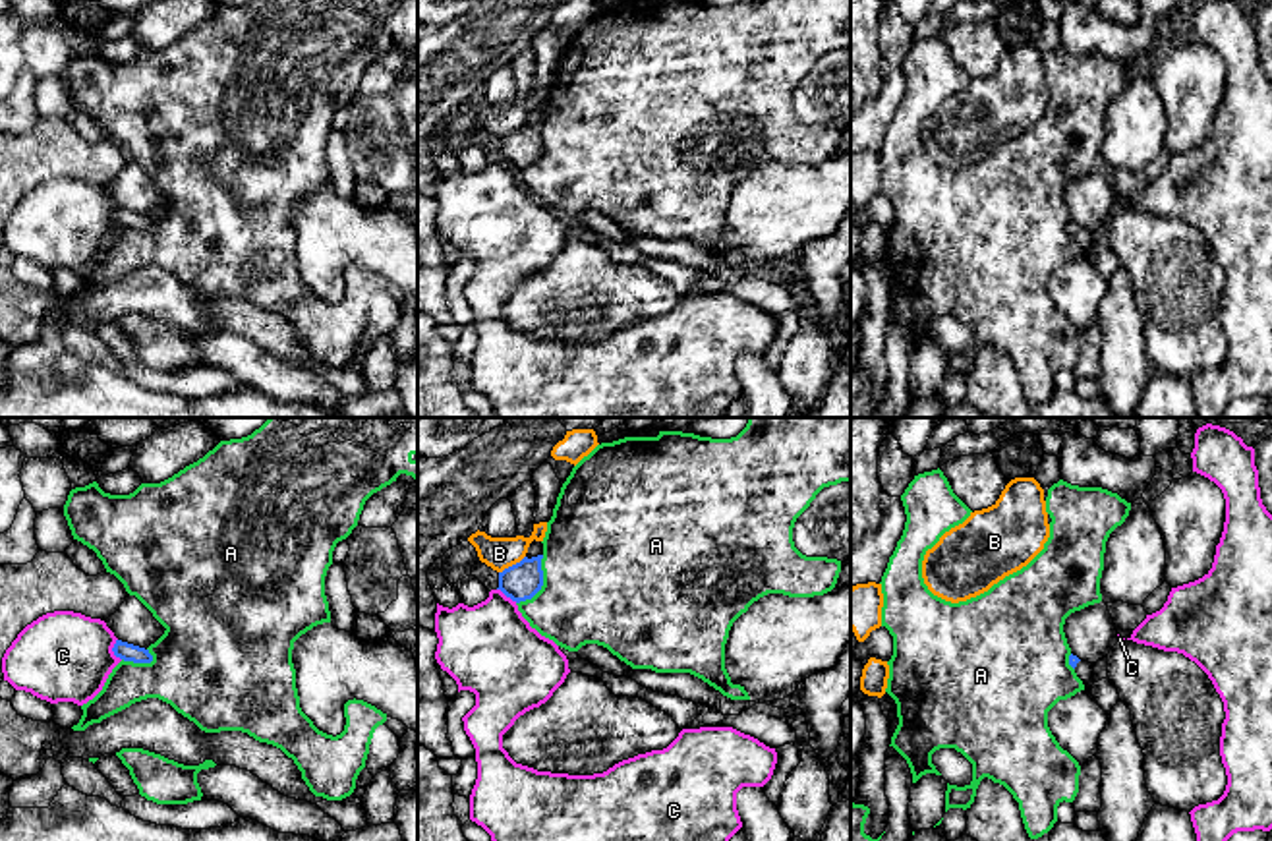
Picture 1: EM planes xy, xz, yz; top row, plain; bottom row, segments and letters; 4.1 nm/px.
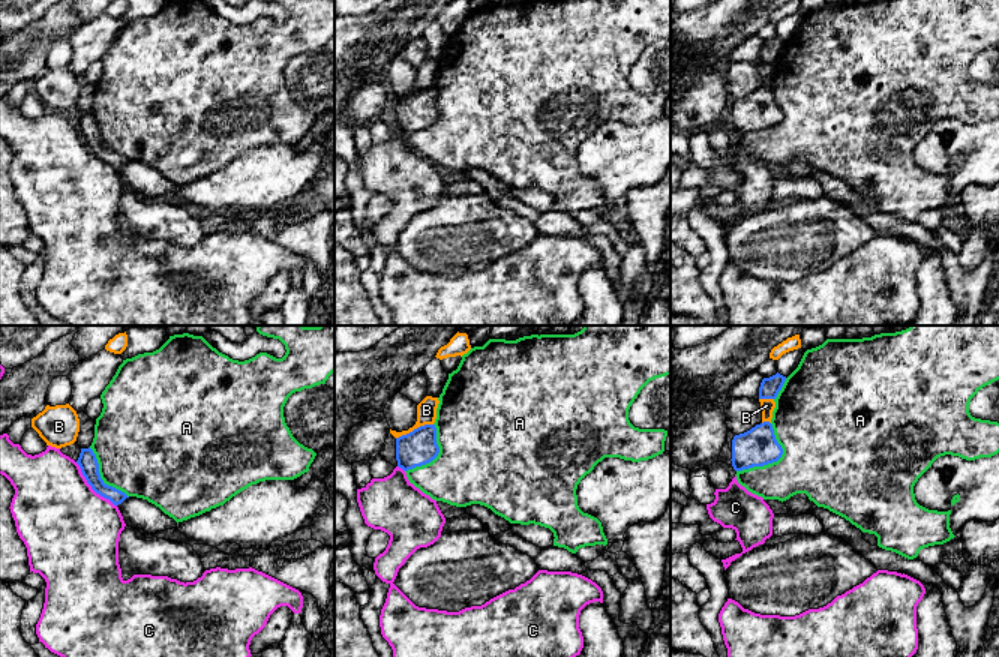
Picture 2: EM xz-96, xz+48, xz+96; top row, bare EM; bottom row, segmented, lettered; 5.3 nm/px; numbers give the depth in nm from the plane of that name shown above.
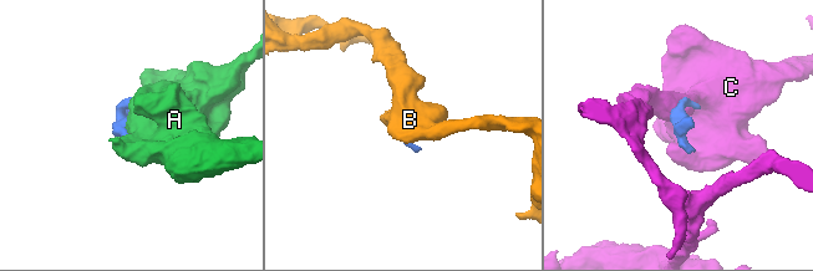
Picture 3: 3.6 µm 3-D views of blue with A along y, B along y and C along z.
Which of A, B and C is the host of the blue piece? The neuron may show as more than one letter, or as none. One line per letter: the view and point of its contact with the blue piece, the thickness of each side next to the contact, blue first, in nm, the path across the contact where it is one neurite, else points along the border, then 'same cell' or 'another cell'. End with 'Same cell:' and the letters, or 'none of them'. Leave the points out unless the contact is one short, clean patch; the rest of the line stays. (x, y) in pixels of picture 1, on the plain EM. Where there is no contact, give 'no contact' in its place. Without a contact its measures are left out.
A: xz (542, 151) | 160/500 nm | another cell
B: xz (513, 132) | 160/140 nm | along xz (524, 122), (499, 140) | another cell
C: xy (113, 217) | 80/380 nm | along xy (116, 205), (113, 219), (120, 227) | another cell
Same cell: none of them

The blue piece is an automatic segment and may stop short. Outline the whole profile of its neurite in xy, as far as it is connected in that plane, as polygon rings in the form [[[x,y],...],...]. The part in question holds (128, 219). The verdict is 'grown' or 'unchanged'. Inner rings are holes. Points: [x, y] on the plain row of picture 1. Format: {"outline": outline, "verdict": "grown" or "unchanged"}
{"outline": [[[116,207],[114,215],[112,215],[114,222],[124,226],[124,228],[133,228],[133,230],[151,230],[153,222],[149,220],[149,217]]], "verdict": "unchanged"}

